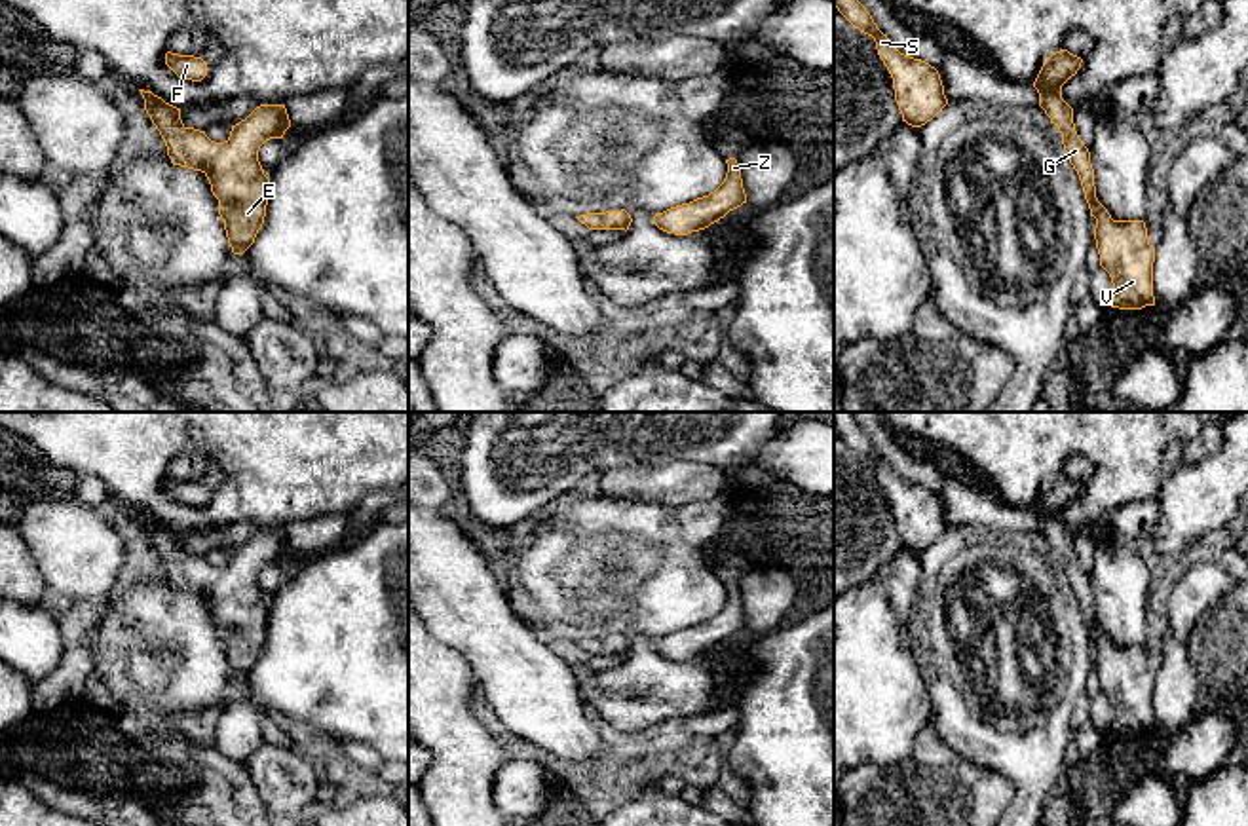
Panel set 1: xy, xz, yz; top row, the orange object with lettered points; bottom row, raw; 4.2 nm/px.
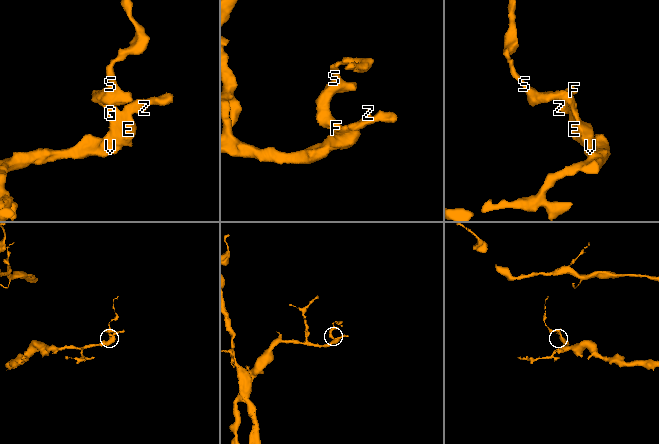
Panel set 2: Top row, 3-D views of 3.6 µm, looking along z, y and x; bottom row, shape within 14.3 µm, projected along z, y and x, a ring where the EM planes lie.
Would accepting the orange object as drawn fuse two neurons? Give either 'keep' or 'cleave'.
keep

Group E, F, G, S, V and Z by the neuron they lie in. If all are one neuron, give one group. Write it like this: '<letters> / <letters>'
E F G S V Z

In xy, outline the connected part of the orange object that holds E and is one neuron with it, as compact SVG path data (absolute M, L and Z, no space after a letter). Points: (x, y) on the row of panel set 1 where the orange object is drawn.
M139 91L171 163L207 177L218 199L218 215L232 253L243 254L262 228L268 205L270 178L258 161L258 150L270 139L283 139L291 127L285 104L256 106L245 120L232 125L224 142L215 142L205 131L186 127L180 108L152 91Z

